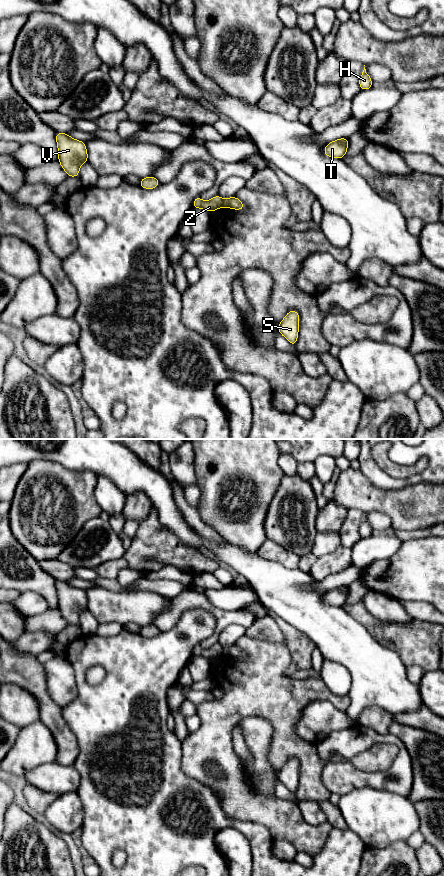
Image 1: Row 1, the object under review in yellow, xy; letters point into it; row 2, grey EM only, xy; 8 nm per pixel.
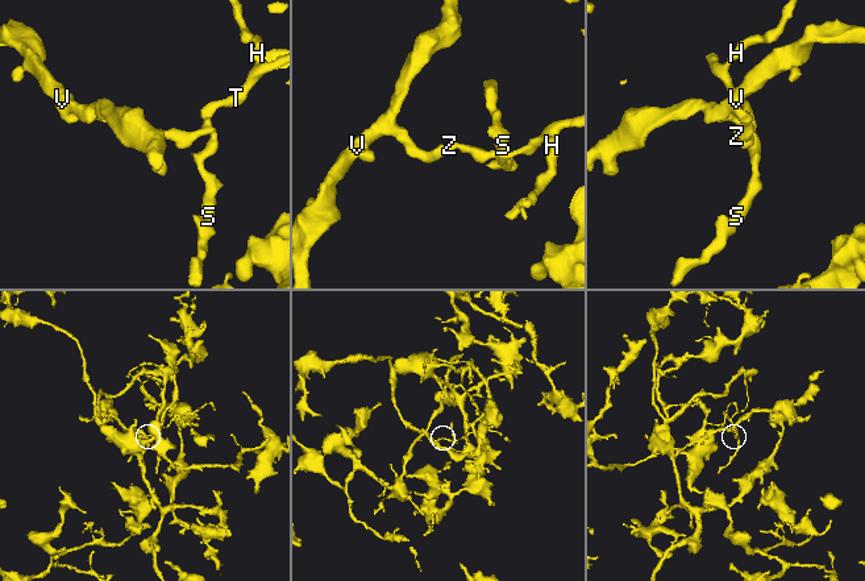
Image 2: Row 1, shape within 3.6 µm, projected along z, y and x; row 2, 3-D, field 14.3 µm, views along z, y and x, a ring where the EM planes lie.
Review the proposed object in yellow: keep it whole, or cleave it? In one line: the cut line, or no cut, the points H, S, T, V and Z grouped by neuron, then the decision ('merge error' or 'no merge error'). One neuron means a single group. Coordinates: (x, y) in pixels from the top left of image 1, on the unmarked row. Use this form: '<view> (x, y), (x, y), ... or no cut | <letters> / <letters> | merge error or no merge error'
xy (224, 647), (222, 654) | H S T / V Z | merge error

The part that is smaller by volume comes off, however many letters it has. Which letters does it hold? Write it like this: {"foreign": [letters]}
{"foreign": ["H", "S", "T"]}

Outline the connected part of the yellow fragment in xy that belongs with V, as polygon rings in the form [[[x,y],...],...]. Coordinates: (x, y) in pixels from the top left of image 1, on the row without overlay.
[[[56,580],[58,609],[67,624],[78,625],[80,614],[88,610],[86,591],[71,586],[67,581]]]

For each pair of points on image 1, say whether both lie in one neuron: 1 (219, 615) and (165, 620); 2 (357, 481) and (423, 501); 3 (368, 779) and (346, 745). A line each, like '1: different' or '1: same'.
1: same
2: same
3: same

